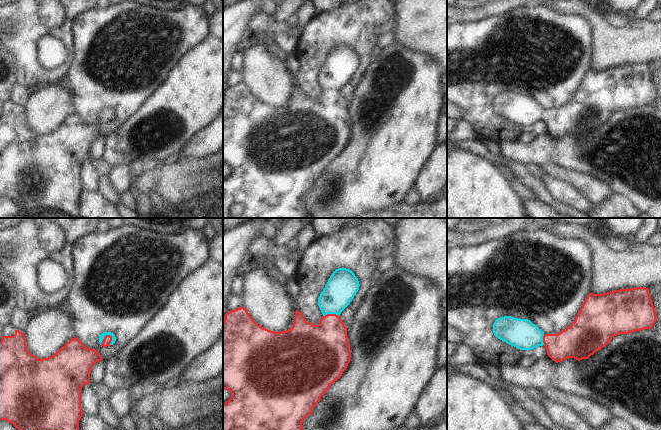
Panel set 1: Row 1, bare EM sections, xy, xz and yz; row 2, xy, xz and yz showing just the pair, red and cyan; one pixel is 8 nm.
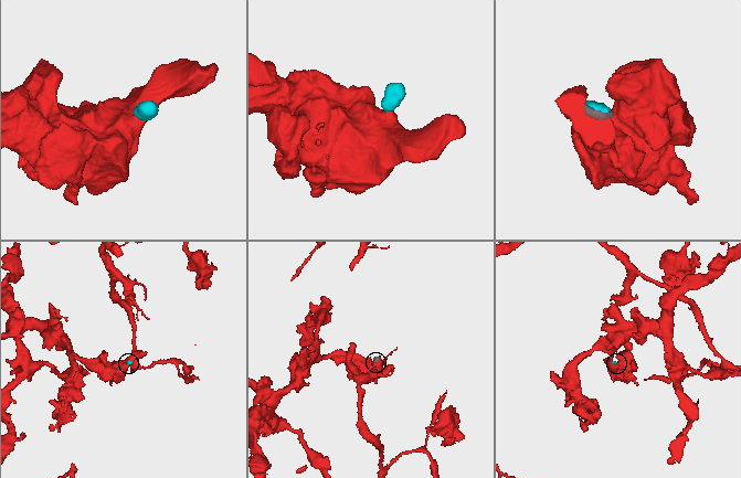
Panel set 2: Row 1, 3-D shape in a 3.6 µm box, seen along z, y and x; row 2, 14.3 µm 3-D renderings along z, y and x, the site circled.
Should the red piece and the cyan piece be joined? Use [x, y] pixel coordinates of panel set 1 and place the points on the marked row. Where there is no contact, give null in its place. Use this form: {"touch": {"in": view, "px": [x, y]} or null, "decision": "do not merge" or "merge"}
{"touch": {"in": "xy", "px": [104, 337]}, "decision": "merge"}

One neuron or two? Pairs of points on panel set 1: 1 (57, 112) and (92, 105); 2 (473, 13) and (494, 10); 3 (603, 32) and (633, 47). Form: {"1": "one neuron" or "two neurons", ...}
{"1": "two neurons", "2": "one neuron", "3": "one neuron"}

